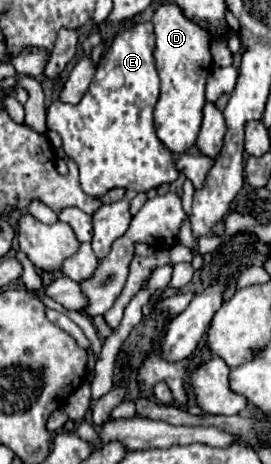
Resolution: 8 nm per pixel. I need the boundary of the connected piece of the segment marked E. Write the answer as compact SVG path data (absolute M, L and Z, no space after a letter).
M136 23L112 41L96 67L88 93L78 105L54 101L48 107L48 129L62 137L64 153L76 161L82 191L90 197L102 197L114 187L122 187L126 191L124 199L100 205L92 215L92 249L98 259L104 259L112 243L128 229L128 223L132 221L128 211L130 201L140 191L146 193L162 183L172 183L178 179L174 155L156 137L154 127L154 105L160 97L154 49L156 35L152 23Z

